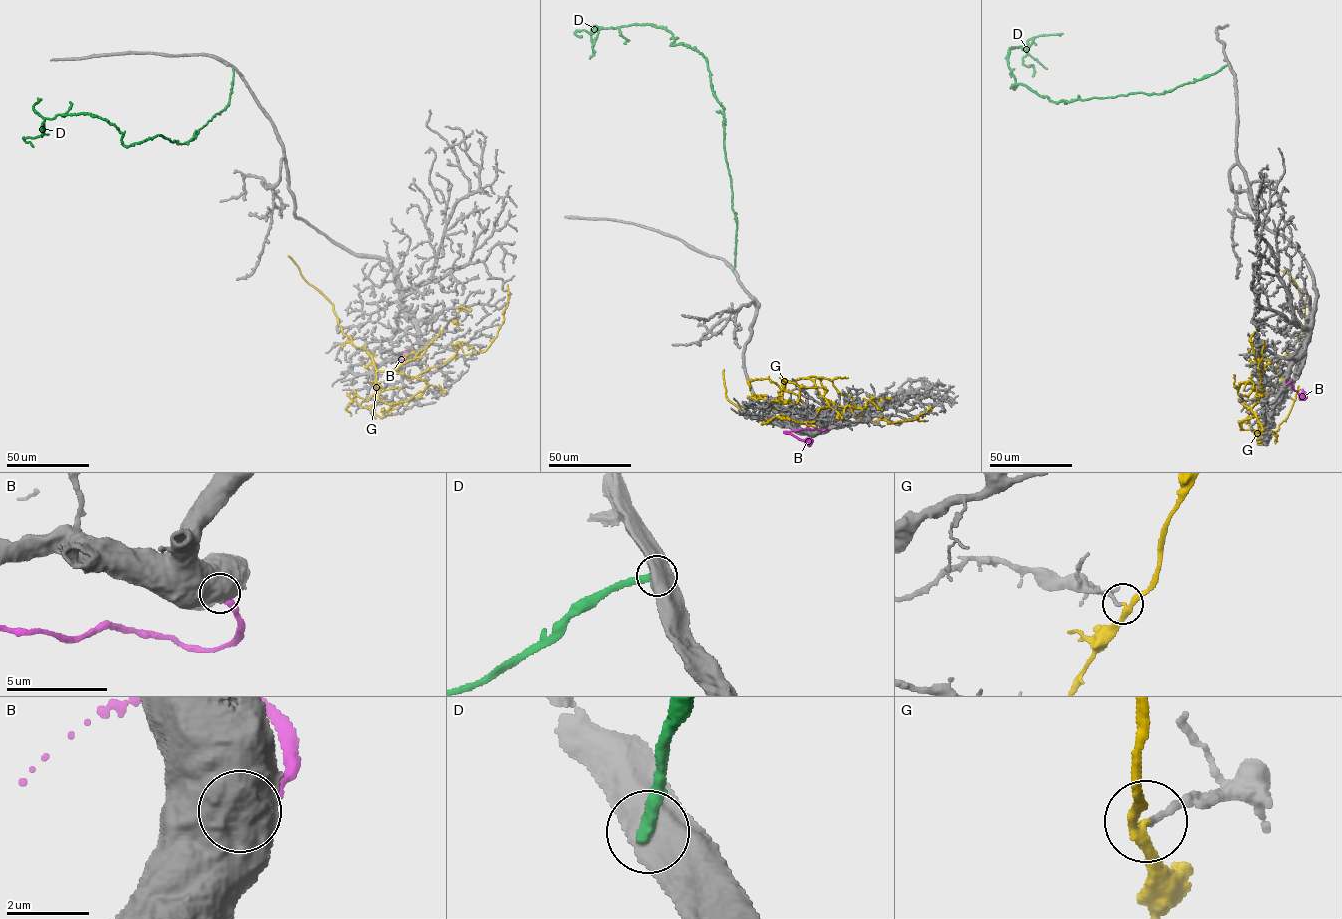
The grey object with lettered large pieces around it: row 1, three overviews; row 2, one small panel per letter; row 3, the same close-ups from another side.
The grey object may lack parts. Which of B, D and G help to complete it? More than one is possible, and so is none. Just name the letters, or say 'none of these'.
none of these

